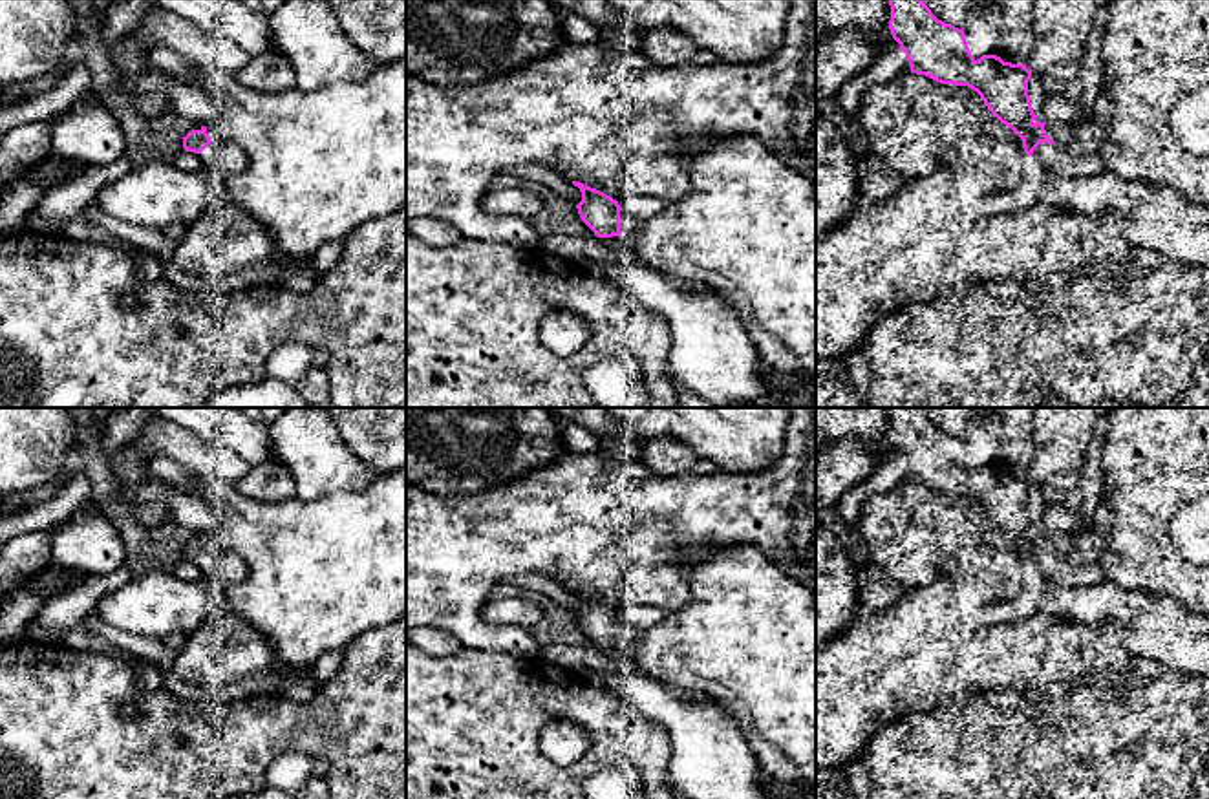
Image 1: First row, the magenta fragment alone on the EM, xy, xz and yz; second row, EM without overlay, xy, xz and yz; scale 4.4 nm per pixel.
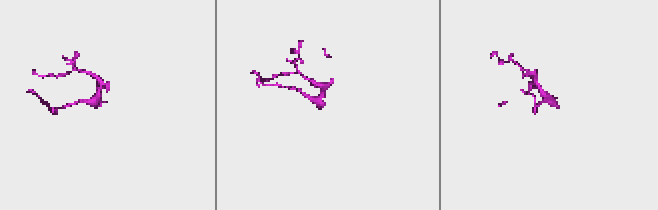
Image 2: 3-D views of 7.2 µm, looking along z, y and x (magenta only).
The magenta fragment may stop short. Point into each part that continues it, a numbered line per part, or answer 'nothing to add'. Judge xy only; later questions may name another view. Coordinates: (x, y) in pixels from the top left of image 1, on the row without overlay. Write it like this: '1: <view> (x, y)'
1: xy (222, 569)

